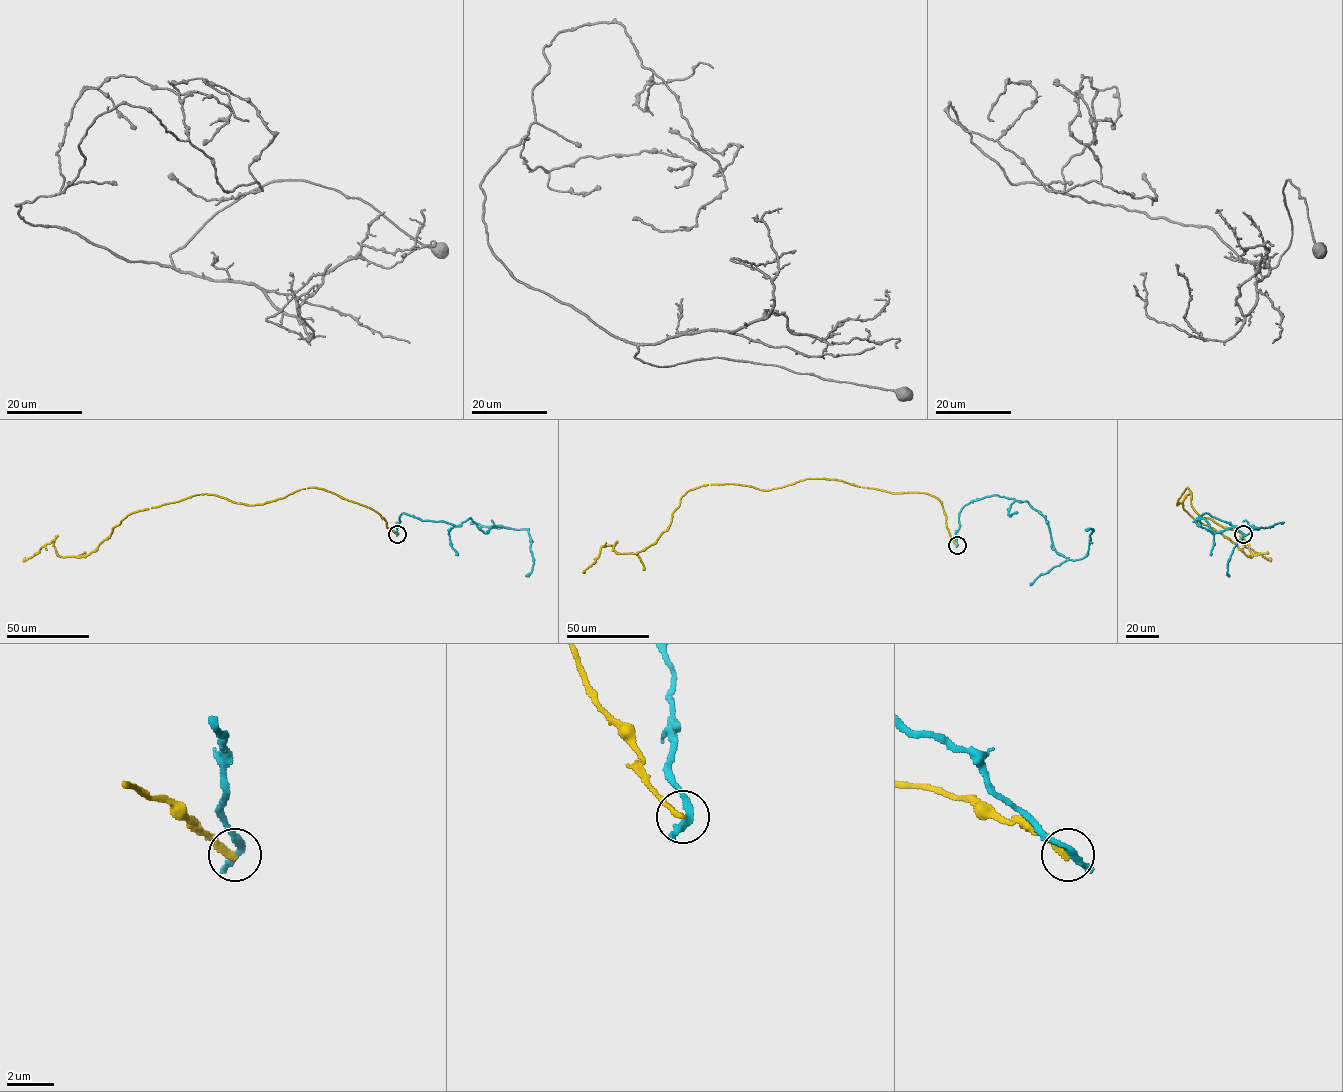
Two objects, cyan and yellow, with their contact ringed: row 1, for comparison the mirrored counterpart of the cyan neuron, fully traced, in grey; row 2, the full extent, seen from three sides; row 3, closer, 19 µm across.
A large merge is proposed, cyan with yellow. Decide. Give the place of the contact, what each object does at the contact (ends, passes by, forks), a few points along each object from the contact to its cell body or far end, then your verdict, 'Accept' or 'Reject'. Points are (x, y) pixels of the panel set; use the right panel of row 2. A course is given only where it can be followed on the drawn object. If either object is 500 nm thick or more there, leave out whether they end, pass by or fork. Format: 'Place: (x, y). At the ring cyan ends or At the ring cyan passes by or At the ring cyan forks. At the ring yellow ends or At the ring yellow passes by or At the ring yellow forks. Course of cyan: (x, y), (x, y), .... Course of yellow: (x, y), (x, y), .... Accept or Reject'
Place: (1243, 534). At the ring cyan passes by. At the ring yellow ends. Course of cyan: (1243, 534), (1208, 513), (1193, 521), (1199, 526), (1204, 518), (1215, 532), (1259, 529), (1237, 542), (1227, 576). Course of yellow: (1243, 534), (1201, 517), (1187, 487), (1177, 499), (1189, 494), (1195, 520), (1269, 558). Reject

